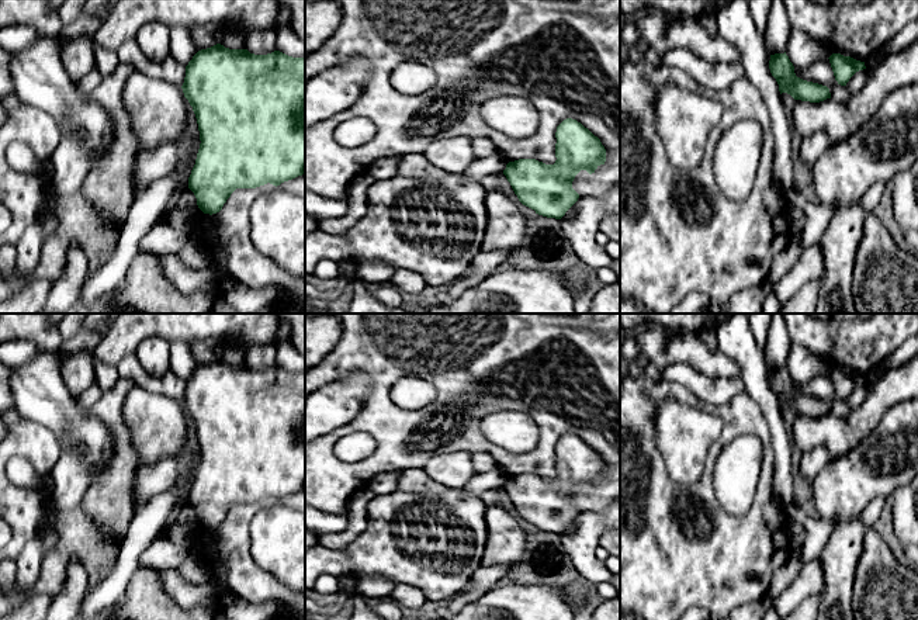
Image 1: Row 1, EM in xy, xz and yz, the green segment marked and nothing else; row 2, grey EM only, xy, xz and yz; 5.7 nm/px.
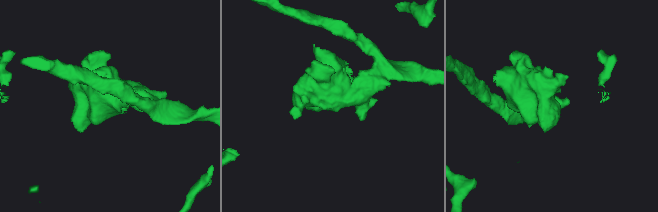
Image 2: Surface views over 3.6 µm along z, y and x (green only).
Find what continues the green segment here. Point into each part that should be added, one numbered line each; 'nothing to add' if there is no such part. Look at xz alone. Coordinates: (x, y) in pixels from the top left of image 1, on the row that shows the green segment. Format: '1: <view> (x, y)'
nothing to add

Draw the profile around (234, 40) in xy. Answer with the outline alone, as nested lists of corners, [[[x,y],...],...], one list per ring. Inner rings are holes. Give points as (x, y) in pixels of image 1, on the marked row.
[[[233,30],[222,31],[221,45],[229,49],[246,49],[245,32]]]

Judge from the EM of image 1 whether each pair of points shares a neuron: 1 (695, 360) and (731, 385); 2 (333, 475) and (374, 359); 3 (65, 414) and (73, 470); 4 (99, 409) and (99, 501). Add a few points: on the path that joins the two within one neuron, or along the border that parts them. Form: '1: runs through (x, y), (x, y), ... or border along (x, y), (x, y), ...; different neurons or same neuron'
1: border along (688, 364), (707, 376), (740, 378); different neurons
2: runs through (369, 467), (383, 453), (380, 394); same neuron
3: runs through (69, 428), (69, 446), (73, 450), (73, 456); same neuron
4: runs through (120, 430), (121, 467), (117, 478); same neuron

